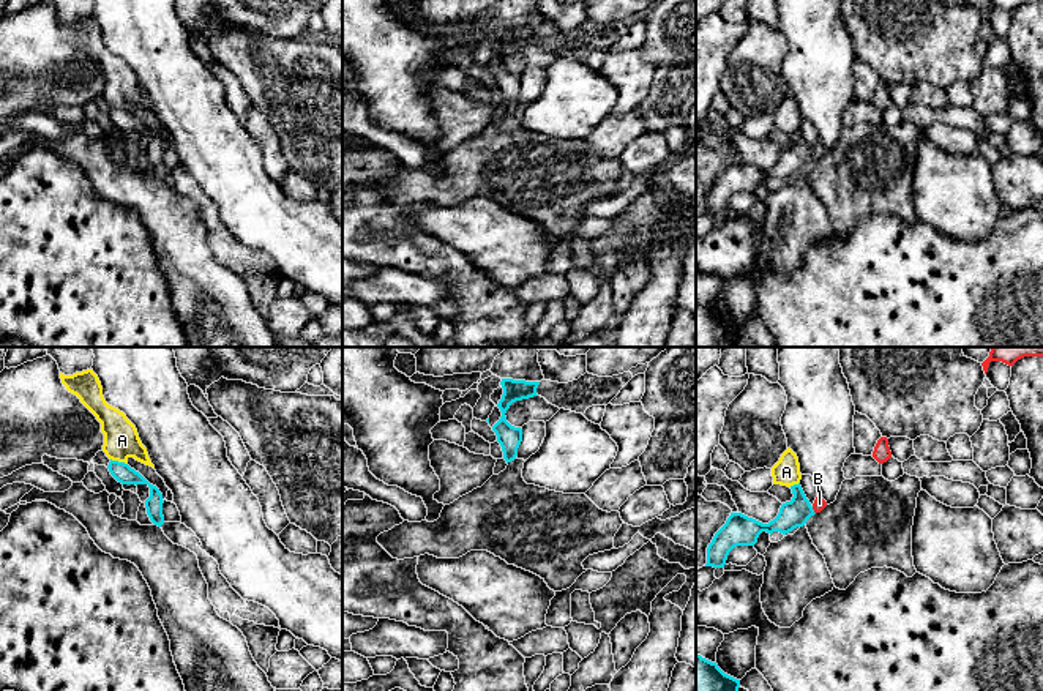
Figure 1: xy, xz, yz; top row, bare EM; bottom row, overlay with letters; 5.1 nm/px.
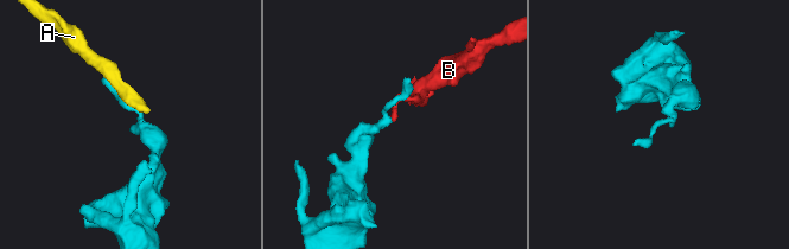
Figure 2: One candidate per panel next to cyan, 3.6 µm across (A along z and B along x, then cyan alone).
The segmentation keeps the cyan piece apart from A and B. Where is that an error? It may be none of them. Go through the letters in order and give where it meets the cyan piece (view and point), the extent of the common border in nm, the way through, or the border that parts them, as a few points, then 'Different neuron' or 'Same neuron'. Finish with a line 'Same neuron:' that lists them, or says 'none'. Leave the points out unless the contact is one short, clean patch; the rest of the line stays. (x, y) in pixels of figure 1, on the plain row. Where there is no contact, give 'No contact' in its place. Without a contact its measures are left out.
A: Touches cyan at xy (117, 108). Shared border 90 nm. Boundary: xy (111, 104), (127, 111). Different neuron
B: Touches cyan at yz (813, 156). Shared border 40 nm. Boundary: yz (811, 153), (814, 160). Different neuron
Same neuron: none

